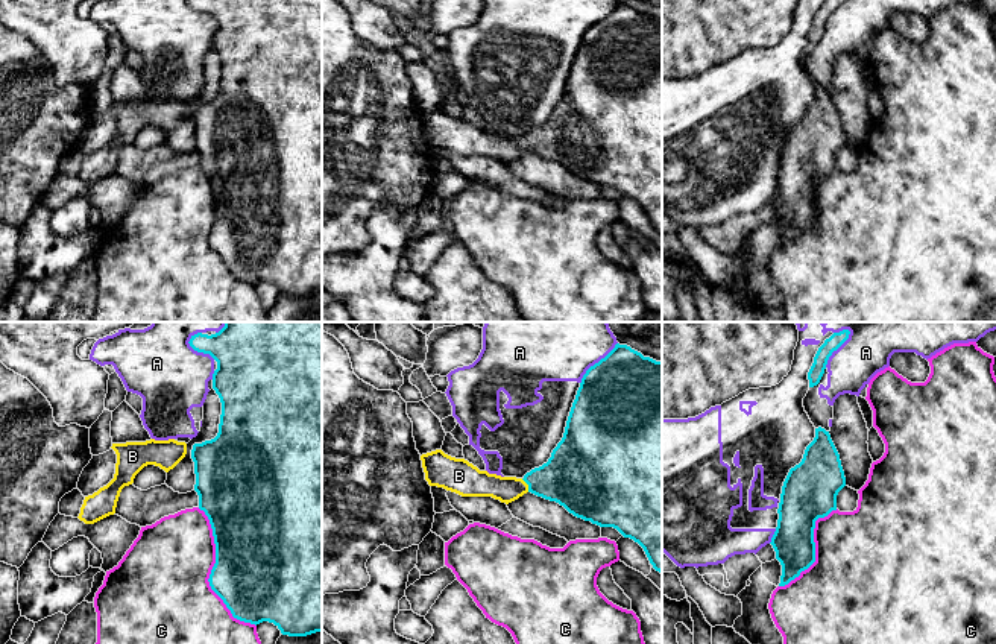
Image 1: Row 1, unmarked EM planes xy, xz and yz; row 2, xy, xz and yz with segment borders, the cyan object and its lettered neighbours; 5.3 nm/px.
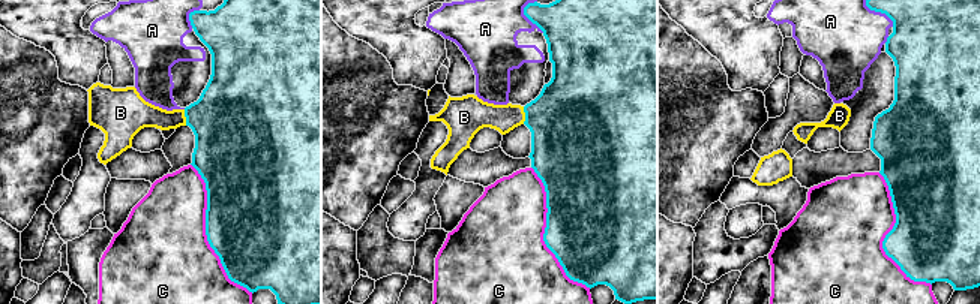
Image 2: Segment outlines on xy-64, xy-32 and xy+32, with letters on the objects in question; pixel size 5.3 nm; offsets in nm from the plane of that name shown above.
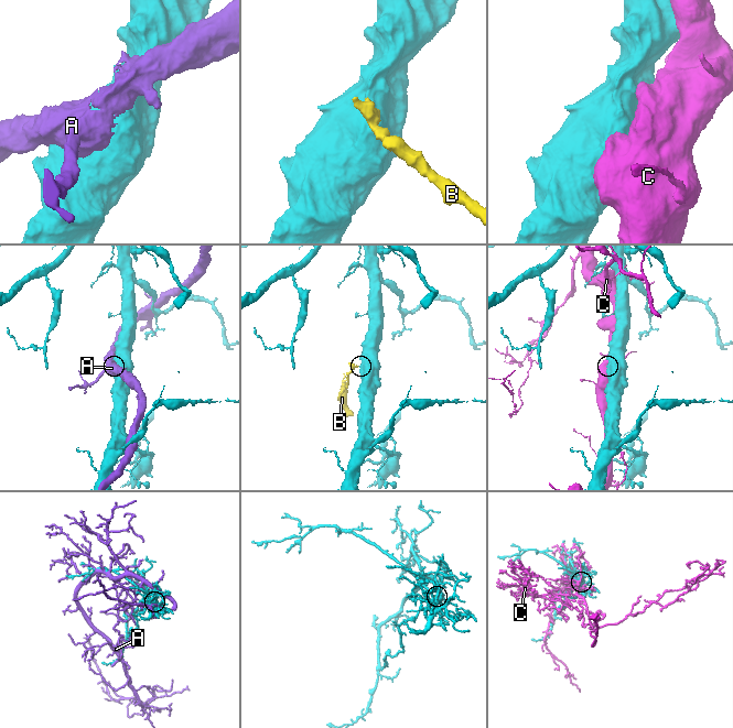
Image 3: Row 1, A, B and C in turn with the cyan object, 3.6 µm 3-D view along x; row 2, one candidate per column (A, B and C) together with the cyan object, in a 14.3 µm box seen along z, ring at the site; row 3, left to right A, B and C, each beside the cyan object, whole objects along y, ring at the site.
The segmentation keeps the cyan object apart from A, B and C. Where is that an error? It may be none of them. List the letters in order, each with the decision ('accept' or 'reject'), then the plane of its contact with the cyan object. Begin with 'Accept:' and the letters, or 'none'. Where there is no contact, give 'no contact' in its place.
Accept: B
A: reject; contact in xz
B: accept; contact in xz
C: reject; contact in xy

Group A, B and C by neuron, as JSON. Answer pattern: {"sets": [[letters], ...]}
{"sets": [["A"], ["B"], ["C"]]}

